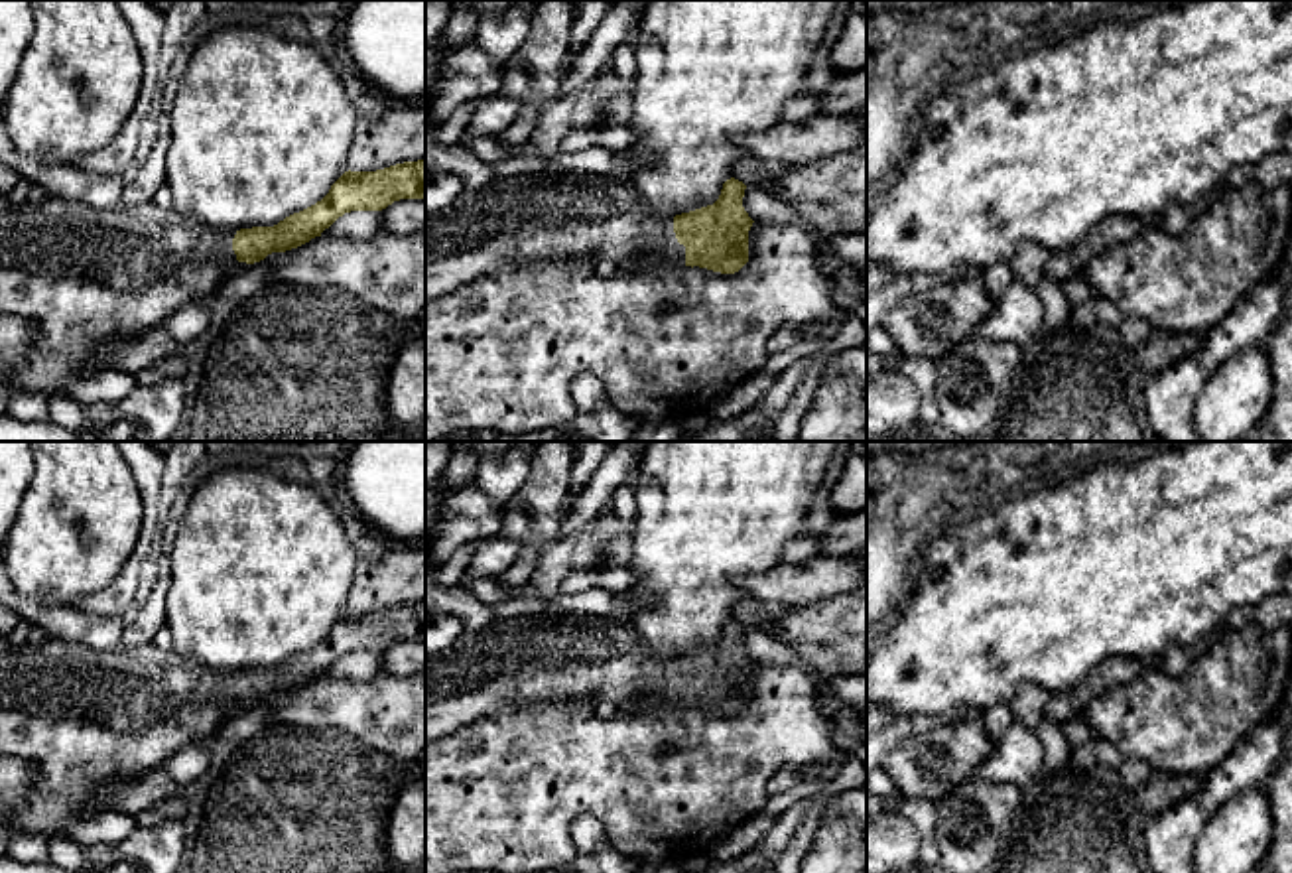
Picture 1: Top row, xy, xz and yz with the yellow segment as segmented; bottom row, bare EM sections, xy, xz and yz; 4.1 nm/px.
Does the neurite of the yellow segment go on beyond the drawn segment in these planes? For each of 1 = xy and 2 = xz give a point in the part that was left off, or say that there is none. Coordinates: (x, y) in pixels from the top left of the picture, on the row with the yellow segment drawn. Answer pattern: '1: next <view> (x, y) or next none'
1: next xy (127, 247)
2: next xz (534, 217)

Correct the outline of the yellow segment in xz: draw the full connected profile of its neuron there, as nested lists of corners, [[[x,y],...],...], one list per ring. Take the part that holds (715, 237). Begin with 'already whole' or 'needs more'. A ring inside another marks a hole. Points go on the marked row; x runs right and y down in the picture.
needs more; [[[599,173],[496,177],[483,189],[463,189],[451,205],[425,217],[425,302],[502,266],[536,262],[591,260],[603,276],[678,264],[735,274],[748,262],[748,231],[754,223],[743,207],[744,189],[743,181],[731,177],[713,205],[664,217],[648,211],[632,185]]]

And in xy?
needs more; [[[425,158],[376,171],[349,169],[315,205],[286,217],[274,227],[240,231],[213,229],[154,201],[134,207],[95,209],[49,195],[41,203],[24,201],[0,213],[0,270],[79,276],[114,290],[140,290],[167,278],[187,262],[260,262],[272,252],[286,252],[321,236],[345,213],[382,211],[400,199],[425,199]]]

